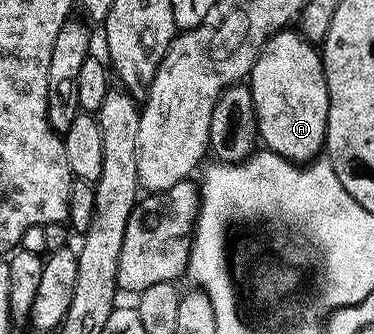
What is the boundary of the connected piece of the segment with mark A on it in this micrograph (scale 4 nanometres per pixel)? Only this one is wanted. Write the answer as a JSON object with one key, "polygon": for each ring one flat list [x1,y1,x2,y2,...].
{"polygon":[[283,30,262,47,248,77,258,119,258,134,267,149,296,164,305,164,326,147,328,86,319,49,297,30]]}

